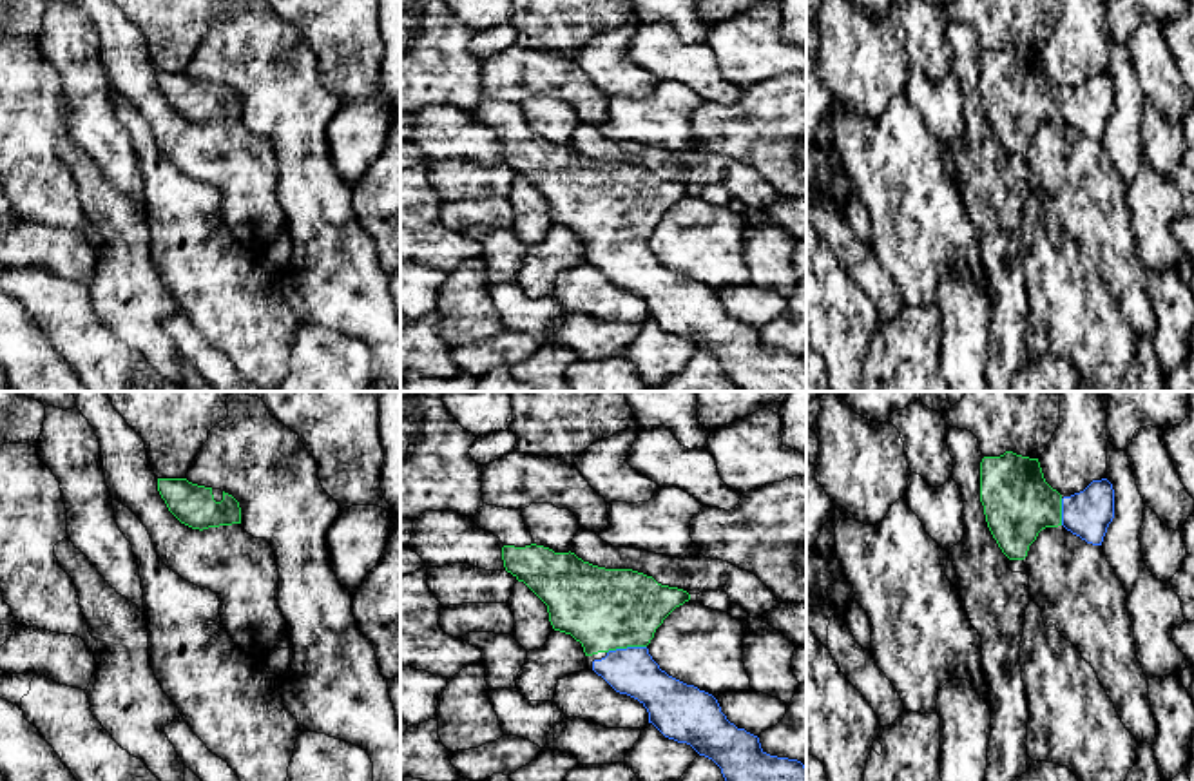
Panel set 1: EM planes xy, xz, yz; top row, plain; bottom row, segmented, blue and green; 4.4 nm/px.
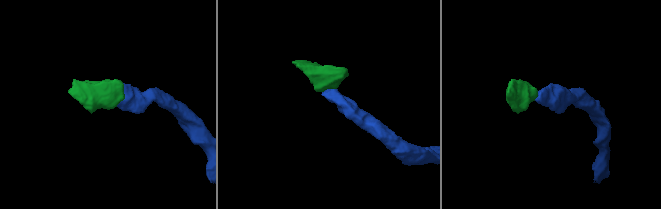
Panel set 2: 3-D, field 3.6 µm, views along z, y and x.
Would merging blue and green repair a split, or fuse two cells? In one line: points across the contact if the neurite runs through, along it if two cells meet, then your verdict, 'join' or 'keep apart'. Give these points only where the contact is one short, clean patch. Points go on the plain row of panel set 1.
join

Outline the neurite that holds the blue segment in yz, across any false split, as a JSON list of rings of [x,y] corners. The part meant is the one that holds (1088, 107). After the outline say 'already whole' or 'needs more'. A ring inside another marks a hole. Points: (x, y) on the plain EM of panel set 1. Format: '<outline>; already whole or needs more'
[[[1013,45],[982,53],[980,96],[987,121],[1009,154],[1024,154],[1045,121],[1064,120],[1087,138],[1102,140],[1114,112],[1114,83],[1107,72],[1062,91],[1045,76],[1038,53]]]; needs more

